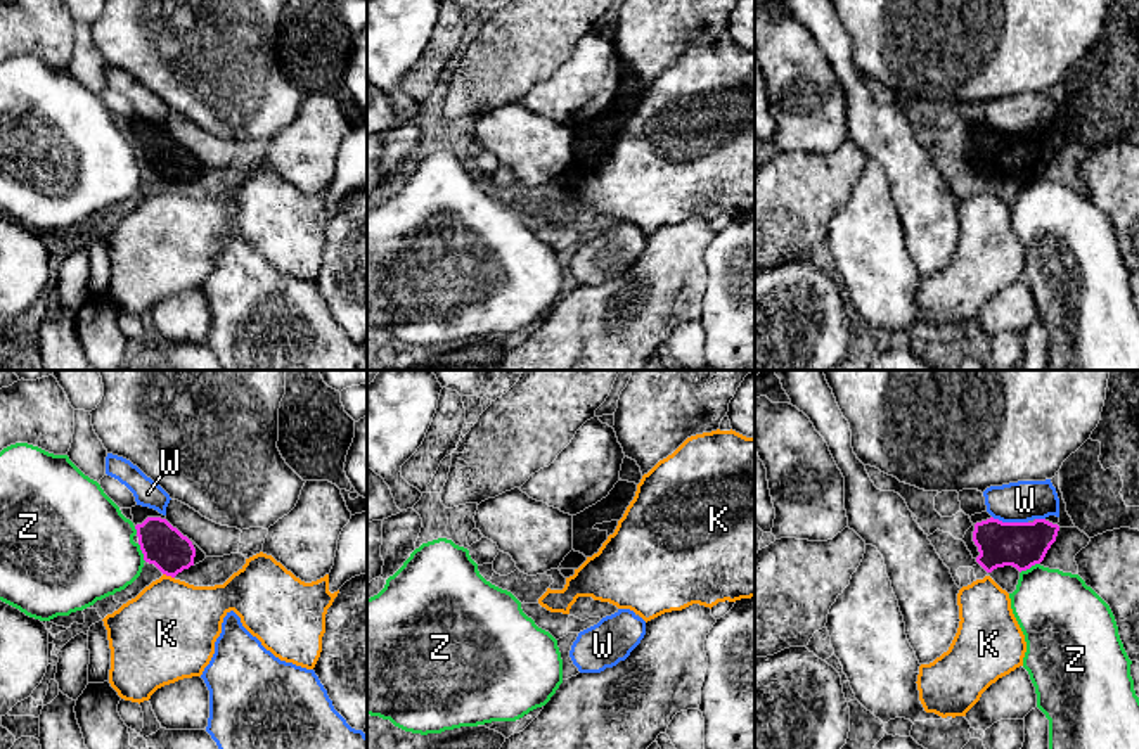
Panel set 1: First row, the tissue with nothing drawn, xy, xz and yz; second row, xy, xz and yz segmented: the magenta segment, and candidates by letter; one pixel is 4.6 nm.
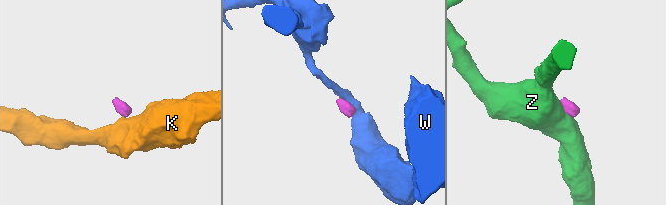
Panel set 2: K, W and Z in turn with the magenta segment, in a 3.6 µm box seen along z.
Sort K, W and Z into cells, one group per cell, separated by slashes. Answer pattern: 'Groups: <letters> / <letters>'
Groups: K / W / Z

